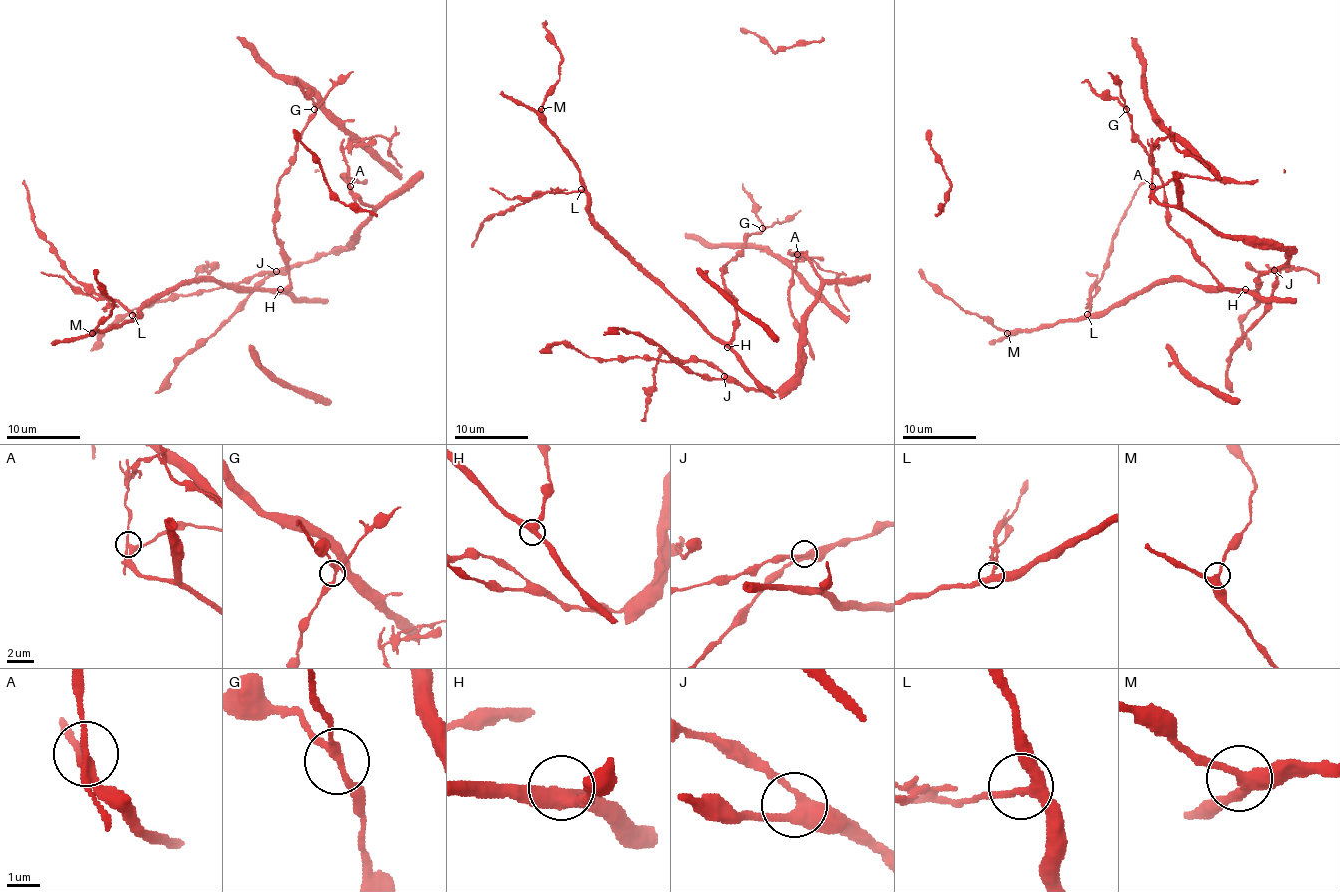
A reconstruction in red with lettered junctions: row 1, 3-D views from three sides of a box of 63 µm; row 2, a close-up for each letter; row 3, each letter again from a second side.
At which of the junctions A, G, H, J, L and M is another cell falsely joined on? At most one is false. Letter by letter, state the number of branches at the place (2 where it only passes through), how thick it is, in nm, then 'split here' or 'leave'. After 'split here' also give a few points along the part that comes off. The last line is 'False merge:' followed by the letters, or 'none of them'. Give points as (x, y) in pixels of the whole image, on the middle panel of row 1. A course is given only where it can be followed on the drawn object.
A: 3 | 280 nm | split here | (797, 253), (791, 253), (806, 257), (837, 275), (837, 292), (848, 310)
G: 3 | 200 nm | leave
H: 3 | 400 nm | leave
J: 3 | 380 nm | leave
L: 3 | 300 nm | leave
M: 3 | 340 nm | leave
False merge: A

